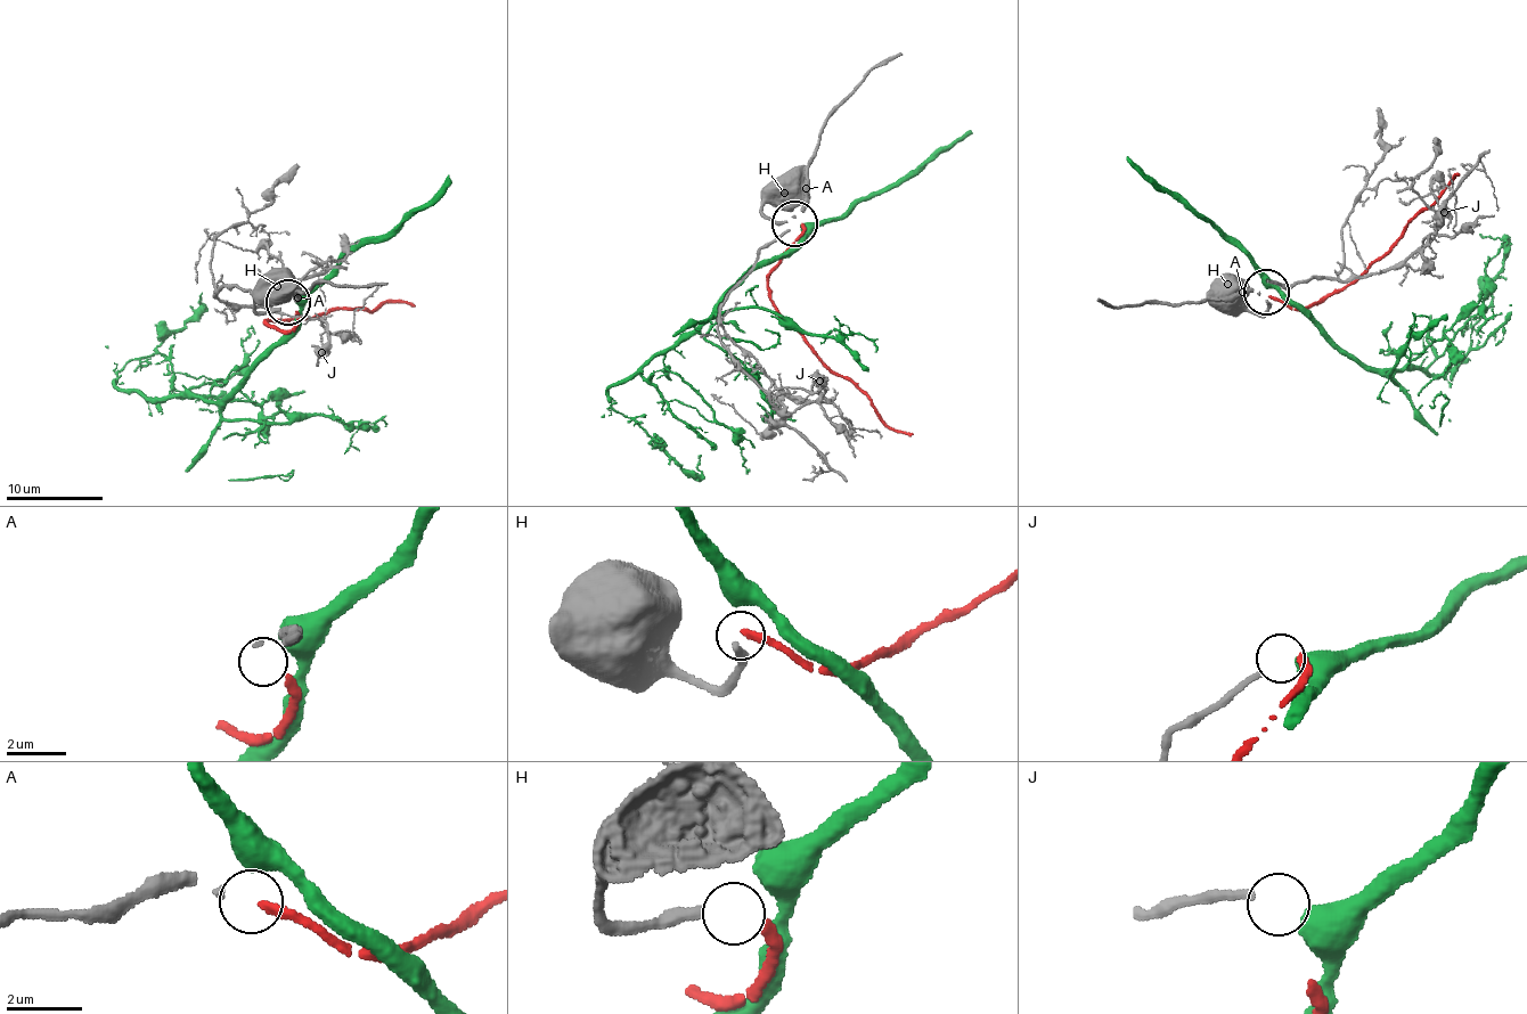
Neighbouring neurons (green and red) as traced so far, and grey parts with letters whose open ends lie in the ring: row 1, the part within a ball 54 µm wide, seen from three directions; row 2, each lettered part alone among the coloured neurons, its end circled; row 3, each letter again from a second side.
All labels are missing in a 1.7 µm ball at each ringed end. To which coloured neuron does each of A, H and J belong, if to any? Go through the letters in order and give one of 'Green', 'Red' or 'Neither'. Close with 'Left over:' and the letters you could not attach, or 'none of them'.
A: Neither
H: Red
J: Green
Left over: A

